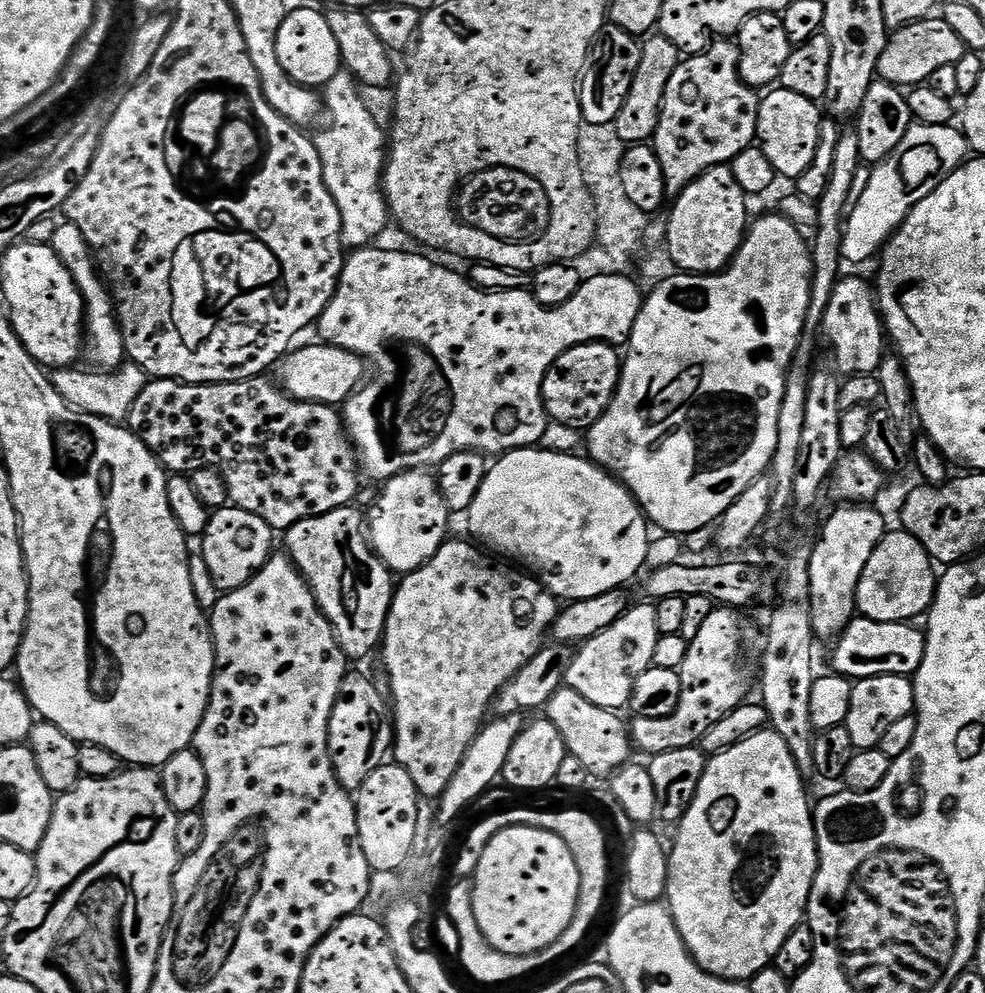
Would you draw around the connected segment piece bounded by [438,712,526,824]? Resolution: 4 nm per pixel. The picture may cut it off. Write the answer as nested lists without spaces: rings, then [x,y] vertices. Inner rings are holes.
[[[515,712],[509,716],[496,716],[489,719],[481,728],[480,733],[470,742],[470,750],[466,750],[466,758],[462,758],[462,766],[458,766],[458,774],[450,778],[450,786],[438,797],[439,823],[448,824],[456,820],[467,808],[471,809],[480,795],[493,787],[495,780],[499,781],[504,774],[506,754],[510,754],[510,746],[522,734],[526,716],[523,712]]]

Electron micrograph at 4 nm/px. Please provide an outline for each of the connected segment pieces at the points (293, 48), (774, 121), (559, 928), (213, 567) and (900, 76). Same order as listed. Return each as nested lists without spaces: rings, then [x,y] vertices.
[[[296,8],[293,12],[291,9],[278,30],[276,45],[282,70],[286,70],[288,77],[303,88],[323,89],[330,78],[334,78],[334,74],[342,71],[338,38],[334,38],[334,30],[330,30],[327,15],[316,8]]]
[[[776,86],[761,99],[756,139],[762,154],[770,158],[770,166],[774,166],[777,177],[801,176],[810,162],[814,162],[814,154],[820,145],[821,123],[821,105],[810,98],[802,98],[802,94],[794,94],[794,90]]]
[[[526,826],[507,828],[494,834],[486,850],[482,850],[482,858],[472,880],[474,918],[478,918],[478,927],[482,929],[482,934],[486,934],[486,942],[490,942],[494,950],[502,954],[529,956],[546,950],[546,946],[558,942],[558,938],[566,934],[576,913],[579,893],[580,879],[574,854],[570,854],[570,846],[566,846],[558,834]]]
[[[229,506],[215,509],[208,517],[208,525],[202,537],[202,555],[206,566],[210,566],[210,578],[214,578],[221,593],[240,588],[273,555],[272,536],[274,530],[258,514]]]
[[[925,18],[916,23],[897,28],[889,35],[886,50],[882,50],[882,58],[876,67],[879,79],[897,86],[920,86],[934,74],[934,70],[942,66],[955,66],[958,58],[965,54],[962,38],[946,26],[942,18]]]

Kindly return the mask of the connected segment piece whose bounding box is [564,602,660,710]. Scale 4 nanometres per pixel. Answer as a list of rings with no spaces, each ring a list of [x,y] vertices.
[[[633,603],[622,618],[614,622],[614,626],[606,626],[606,630],[575,649],[564,683],[582,694],[586,702],[613,710],[624,710],[631,705],[634,682],[638,682],[638,674],[652,667],[654,646],[658,646],[660,637],[655,607],[651,603],[643,603]]]

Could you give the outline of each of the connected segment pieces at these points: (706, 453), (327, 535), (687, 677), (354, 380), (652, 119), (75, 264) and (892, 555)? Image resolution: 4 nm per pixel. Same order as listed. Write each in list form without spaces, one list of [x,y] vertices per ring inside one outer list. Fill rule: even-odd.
[[[775,214],[776,216],[764,216],[761,220],[753,219],[750,227],[744,237],[742,246],[736,252],[736,256],[732,259],[732,263],[728,267],[723,268],[720,272],[709,272],[706,276],[698,276],[695,274],[677,274],[670,277],[669,280],[663,280],[661,284],[655,285],[651,289],[652,293],[644,296],[644,304],[640,308],[638,314],[638,322],[634,322],[634,330],[632,337],[629,338],[626,351],[622,356],[622,367],[620,370],[620,381],[618,382],[618,390],[614,394],[614,398],[610,402],[610,406],[602,414],[602,418],[598,418],[598,422],[594,422],[592,427],[586,432],[586,449],[587,455],[594,463],[599,464],[606,472],[612,473],[621,484],[627,488],[628,493],[640,503],[640,508],[644,515],[648,517],[653,525],[656,524],[661,533],[671,534],[684,538],[688,532],[701,530],[702,526],[707,524],[715,524],[720,517],[724,515],[724,511],[731,506],[738,498],[738,494],[742,494],[742,490],[746,490],[746,486],[750,486],[757,480],[759,476],[765,475],[772,467],[772,459],[774,458],[774,450],[778,446],[778,410],[782,410],[782,398],[784,397],[784,381],[786,373],[792,366],[792,360],[796,356],[796,347],[800,344],[800,338],[804,335],[804,323],[806,322],[806,310],[810,306],[810,294],[812,293],[812,249],[809,241],[804,241],[805,233],[801,229],[794,226],[794,222],[790,222],[783,214]]]
[[[356,506],[330,510],[330,514],[311,516],[283,533],[286,555],[296,569],[304,576],[304,581],[312,587],[314,598],[324,617],[330,622],[344,655],[349,661],[356,662],[363,656],[381,647],[384,638],[386,618],[390,614],[394,591],[394,573],[376,557],[366,531],[366,516]]]
[[[713,607],[702,630],[688,641],[686,659],[678,670],[682,682],[682,698],[674,714],[657,720],[633,719],[630,724],[632,747],[651,758],[666,754],[666,750],[686,750],[699,745],[710,726],[722,722],[730,710],[745,703],[748,696],[748,672],[740,665],[740,651],[744,648],[744,620],[735,608]]]
[[[315,342],[305,348],[289,351],[279,365],[279,383],[288,395],[296,400],[305,400],[315,404],[343,405],[351,398],[366,380],[366,364],[353,352],[341,348],[333,348],[331,344]]]
[[[652,34],[643,41],[642,62],[638,62],[638,74],[634,74],[634,82],[630,82],[630,94],[626,94],[626,102],[622,102],[622,110],[618,110],[615,122],[618,137],[626,146],[647,145],[658,130],[662,98],[666,98],[666,86],[670,83],[674,70],[678,70],[682,53],[670,38]]]
[[[67,222],[57,223],[54,230],[54,238],[51,243],[52,248],[62,258],[66,270],[74,278],[78,290],[84,299],[84,318],[86,321],[86,348],[92,351],[92,360],[97,369],[115,370],[125,363],[126,353],[124,351],[124,339],[120,333],[120,323],[116,320],[116,310],[108,285],[104,283],[98,265],[92,255],[86,238],[82,238],[82,230],[78,226]]]
[[[903,530],[889,531],[882,542],[878,542],[874,554],[870,554],[870,562],[866,562],[856,595],[859,615],[874,622],[899,624],[915,621],[915,616],[923,617],[936,596],[938,572],[935,570],[932,557],[920,545],[918,538]]]

